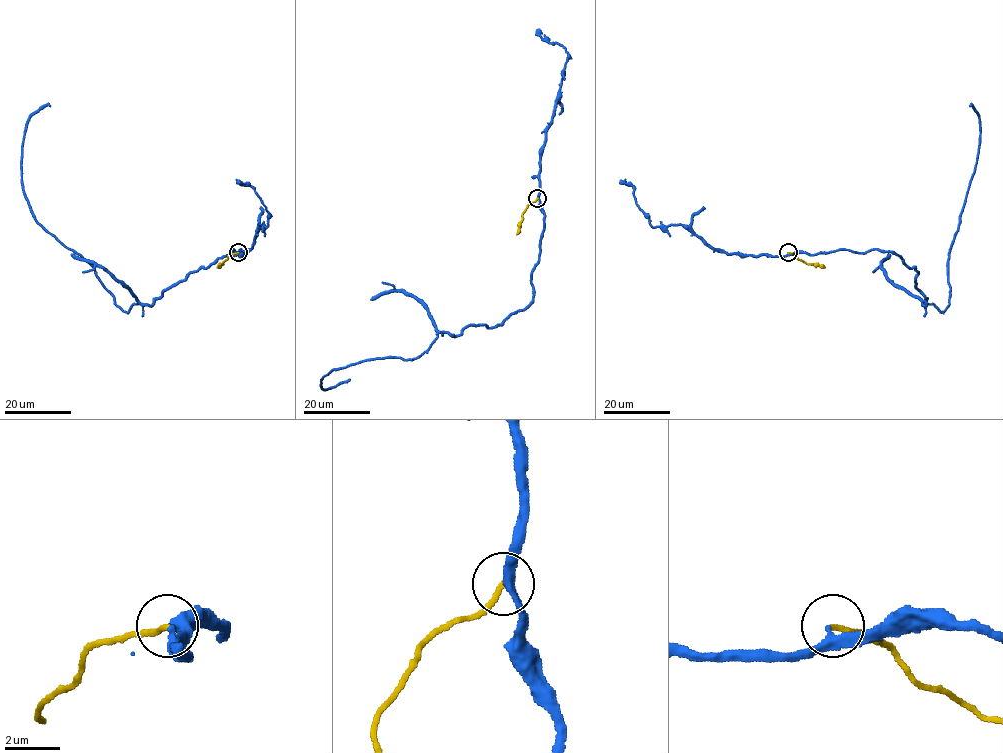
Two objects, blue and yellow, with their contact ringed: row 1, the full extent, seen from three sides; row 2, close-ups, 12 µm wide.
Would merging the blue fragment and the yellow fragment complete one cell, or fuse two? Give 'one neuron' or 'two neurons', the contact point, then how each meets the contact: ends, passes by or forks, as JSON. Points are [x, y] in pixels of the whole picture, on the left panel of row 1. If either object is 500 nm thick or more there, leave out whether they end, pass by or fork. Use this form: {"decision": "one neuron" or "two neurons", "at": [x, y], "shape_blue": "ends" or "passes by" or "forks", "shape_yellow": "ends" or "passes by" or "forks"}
{"decision": "one neuron", "at": [238, 252], "shape_blue": "passes by", "shape_yellow": "ends"}

